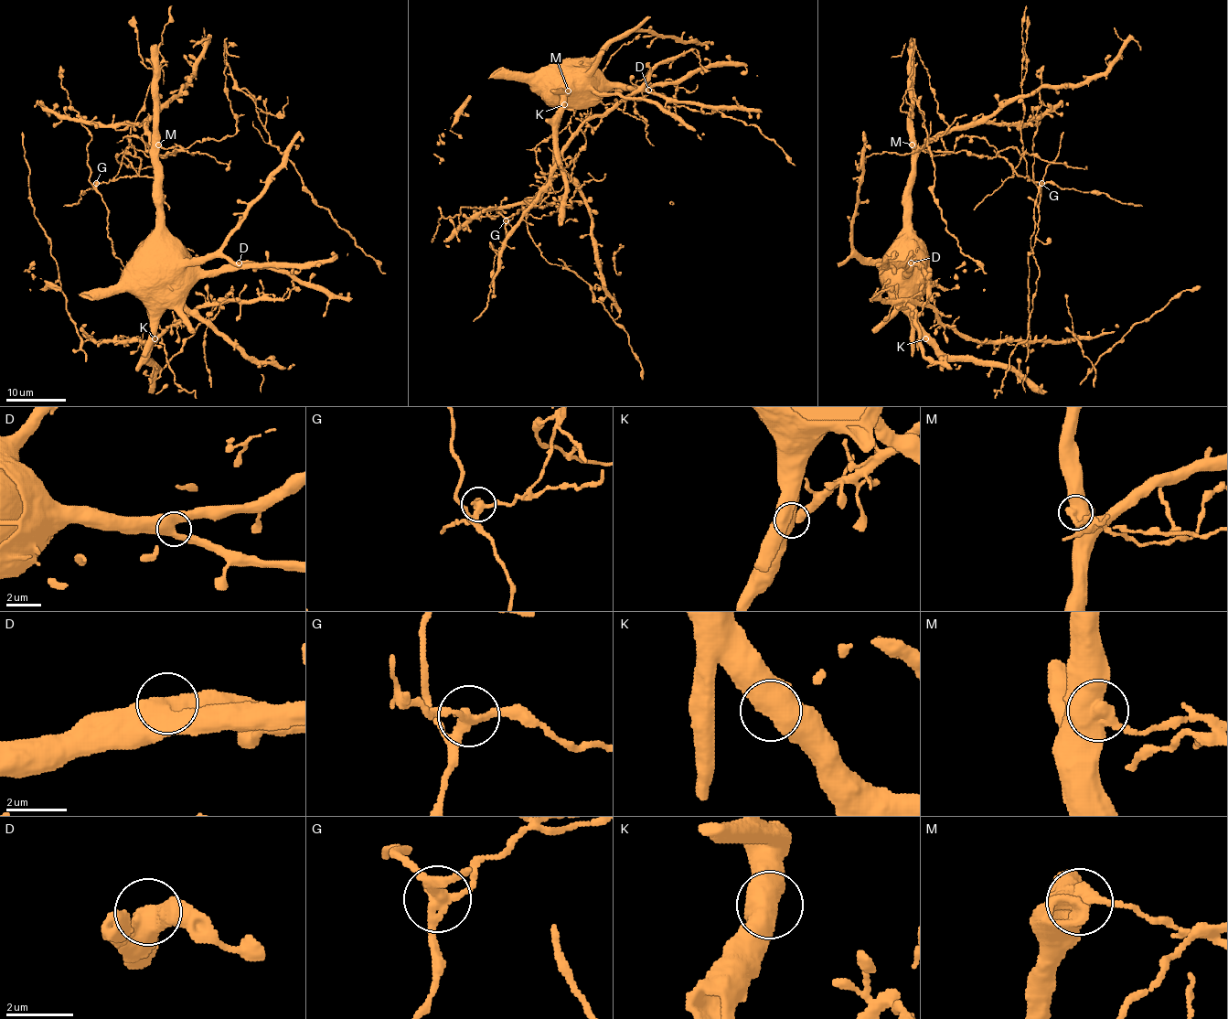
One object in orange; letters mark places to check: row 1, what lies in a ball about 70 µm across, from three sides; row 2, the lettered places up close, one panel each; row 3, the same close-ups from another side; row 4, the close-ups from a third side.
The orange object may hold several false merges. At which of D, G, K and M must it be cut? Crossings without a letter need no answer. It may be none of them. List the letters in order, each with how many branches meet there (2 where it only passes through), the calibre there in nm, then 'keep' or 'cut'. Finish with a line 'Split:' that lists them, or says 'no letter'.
D: 2 | 650 nm | keep
G: 4 | 280 nm | cut
K: 2 | 550 nm | keep
M: 2 | 650 nm | cut
Split: G, M

